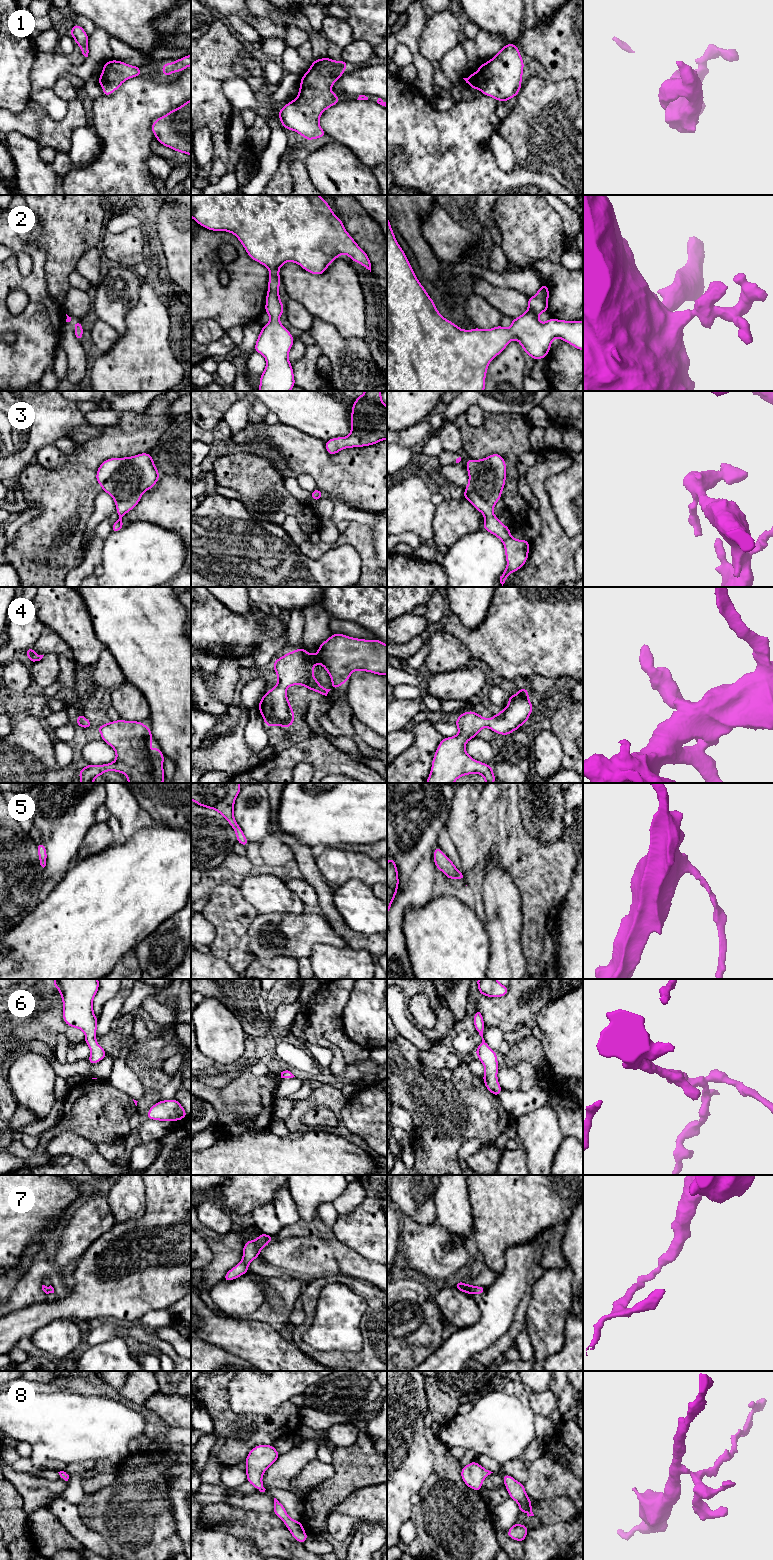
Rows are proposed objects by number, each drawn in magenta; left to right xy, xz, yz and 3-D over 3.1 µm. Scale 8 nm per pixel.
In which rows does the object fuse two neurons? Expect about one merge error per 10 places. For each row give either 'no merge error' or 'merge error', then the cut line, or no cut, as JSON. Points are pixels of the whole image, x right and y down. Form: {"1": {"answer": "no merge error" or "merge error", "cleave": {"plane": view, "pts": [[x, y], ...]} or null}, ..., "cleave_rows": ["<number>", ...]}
{"1": {"answer": "no merge error", "cleave": null}, "2": {"answer": "no merge error", "cleave": null}, "3": {"answer": "no merge error", "cleave": null}, "4": {"answer": "no merge error", "cleave": null}, "5": {"answer": "no merge error", "cleave": null}, "6": {"answer": "no merge error", "cleave": null}, "7": {"answer": "no merge error", "cleave": null}, "8": {"answer": "no merge error", "cleave": null}, "cleave_rows": []}

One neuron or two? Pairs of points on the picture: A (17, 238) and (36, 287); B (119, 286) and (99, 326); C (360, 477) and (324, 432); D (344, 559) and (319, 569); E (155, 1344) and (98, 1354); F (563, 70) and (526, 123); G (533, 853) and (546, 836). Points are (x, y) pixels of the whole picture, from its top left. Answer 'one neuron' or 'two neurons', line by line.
A: one neuron
B: two neurons
C: two neurons
D: one neuron
E: two neurons
F: two neurons
G: two neurons

